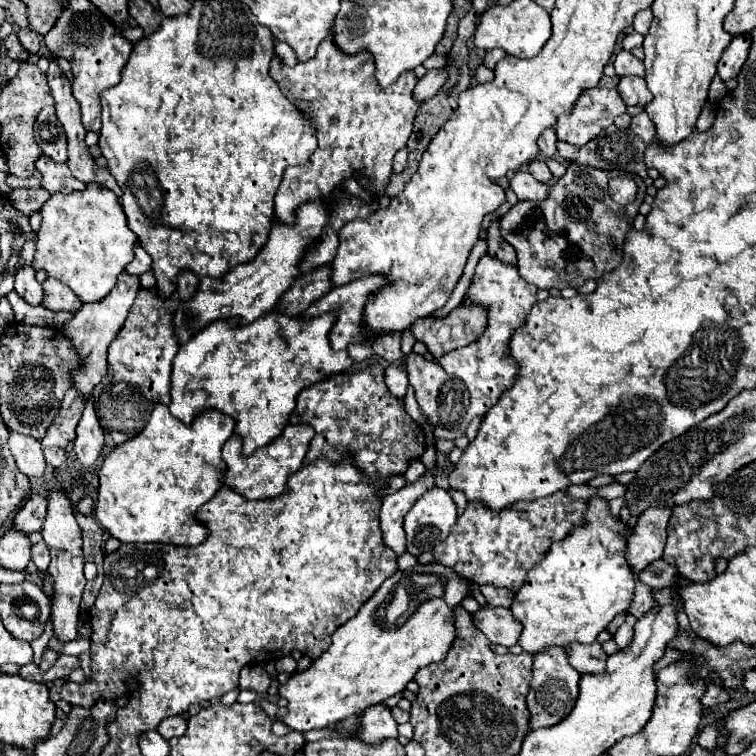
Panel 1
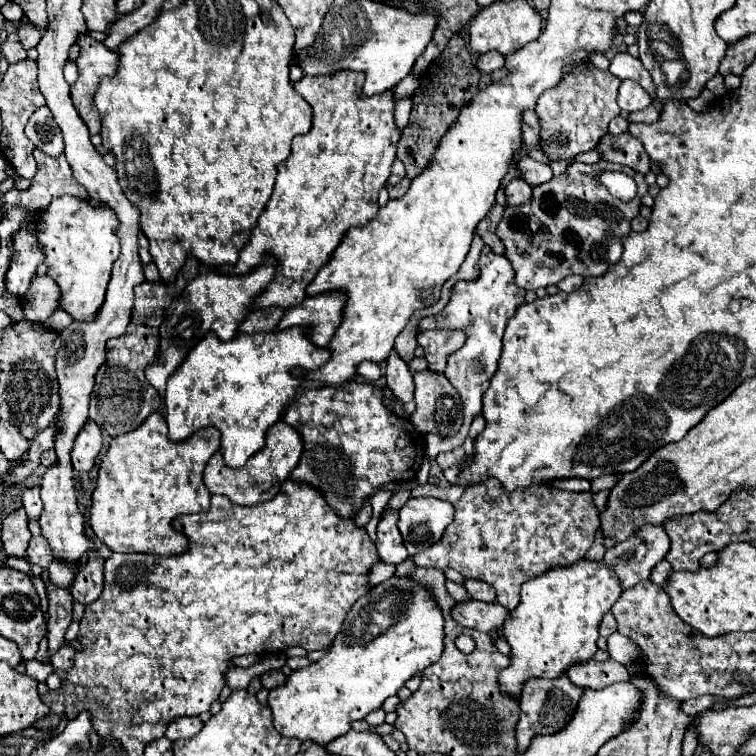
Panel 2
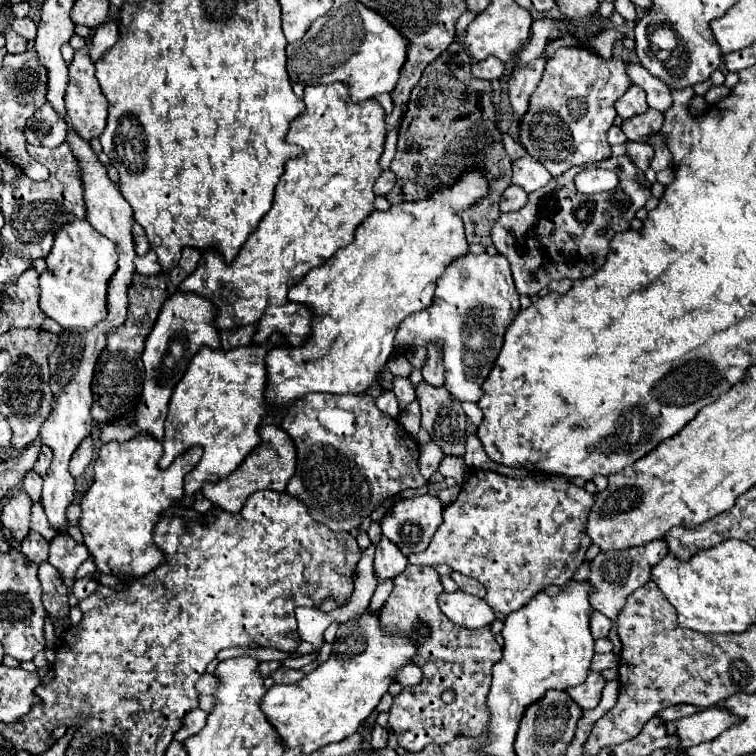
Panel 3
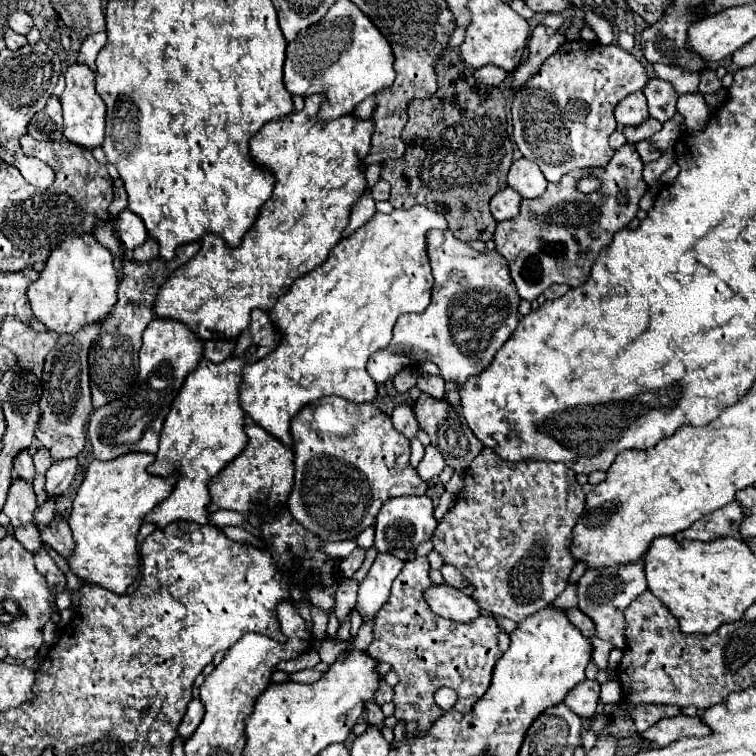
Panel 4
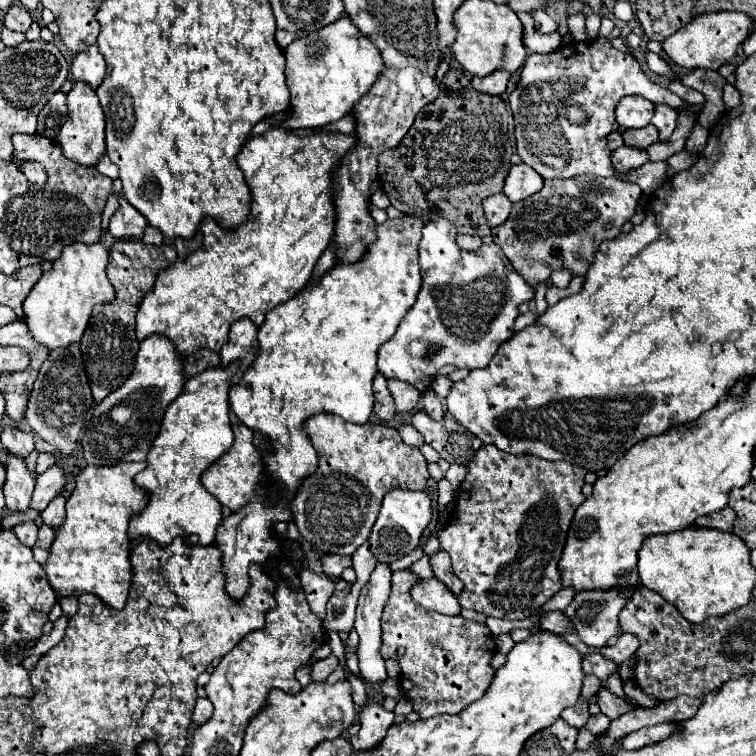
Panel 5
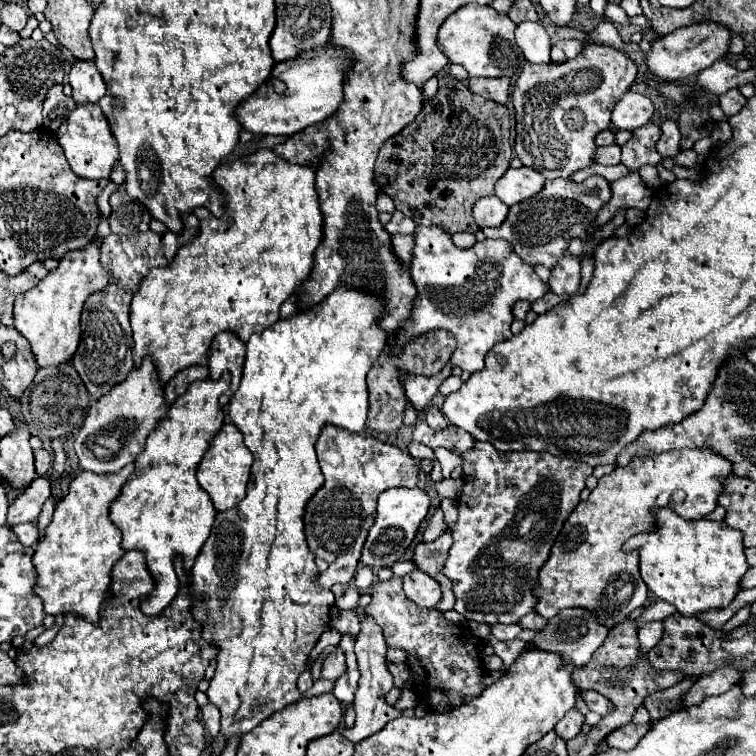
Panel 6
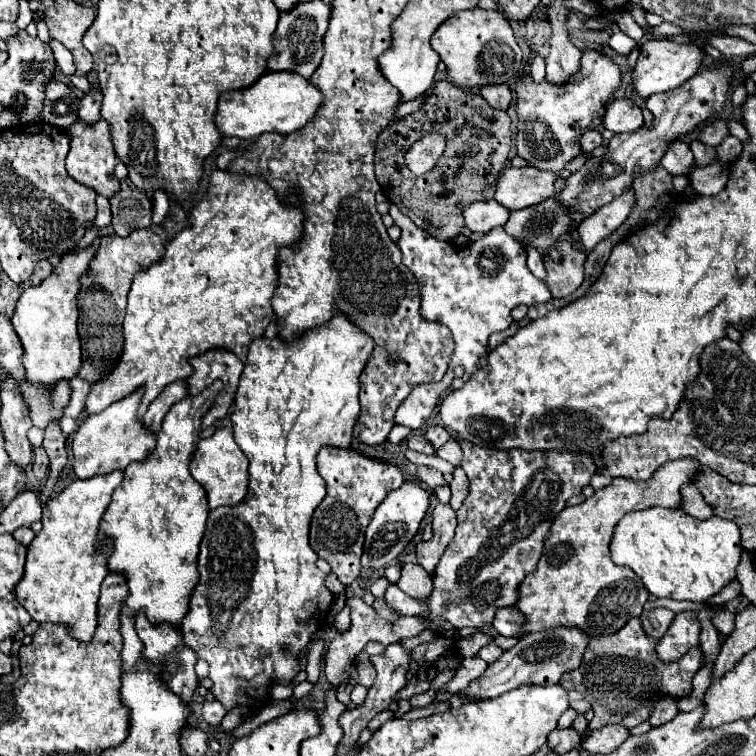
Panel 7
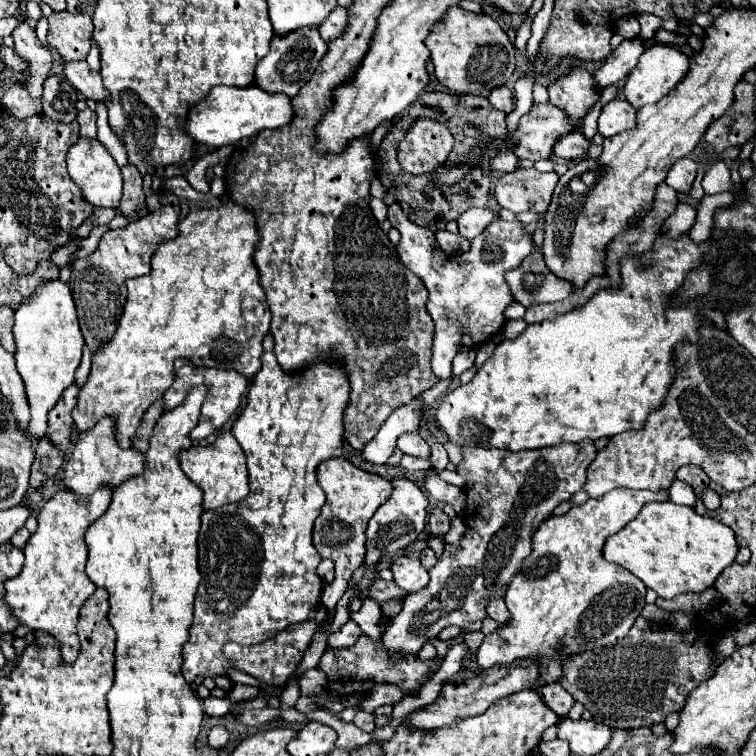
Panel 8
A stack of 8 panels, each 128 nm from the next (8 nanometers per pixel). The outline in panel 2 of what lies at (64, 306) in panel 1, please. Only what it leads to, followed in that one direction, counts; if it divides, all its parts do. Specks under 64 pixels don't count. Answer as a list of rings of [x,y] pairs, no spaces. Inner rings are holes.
[[[34,276],[32,288],[28,288],[28,296],[20,298],[24,318],[38,324],[46,322],[46,318],[58,308],[58,298],[60,288],[50,276]]]

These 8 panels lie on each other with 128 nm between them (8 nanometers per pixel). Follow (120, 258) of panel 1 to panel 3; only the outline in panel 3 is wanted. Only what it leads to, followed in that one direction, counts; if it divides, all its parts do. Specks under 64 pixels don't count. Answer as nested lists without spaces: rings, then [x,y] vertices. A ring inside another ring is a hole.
[[[74,220],[56,232],[54,246],[46,256],[46,270],[40,274],[40,308],[62,328],[92,328],[106,316],[106,288],[116,272],[116,246],[98,234],[88,220]]]

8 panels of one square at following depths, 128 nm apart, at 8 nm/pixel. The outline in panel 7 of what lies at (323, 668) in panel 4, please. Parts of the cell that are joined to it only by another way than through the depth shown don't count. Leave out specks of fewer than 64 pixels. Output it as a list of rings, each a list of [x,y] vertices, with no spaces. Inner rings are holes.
[[[358,596],[348,598],[348,606],[352,608],[352,614],[350,614],[352,624],[350,624],[350,628],[348,628],[346,632],[336,634],[336,636],[330,640],[330,644],[328,644],[328,648],[326,648],[326,654],[324,654],[324,674],[326,674],[326,680],[328,680],[332,686],[340,686],[340,684],[348,682],[348,670],[350,670],[354,658],[356,658],[356,656],[360,654],[360,650],[366,646],[366,642],[378,640],[378,642],[382,642],[384,646],[388,646],[388,644],[398,642],[400,638],[418,636],[418,634],[420,634],[422,630],[426,630],[426,628],[436,630],[436,626],[434,626],[432,622],[424,622],[420,616],[402,616],[400,620],[396,620],[396,624],[392,624],[390,620],[384,620],[384,618],[376,616],[376,610],[374,610],[372,606],[368,606],[368,604],[366,604],[362,598],[358,598]]]

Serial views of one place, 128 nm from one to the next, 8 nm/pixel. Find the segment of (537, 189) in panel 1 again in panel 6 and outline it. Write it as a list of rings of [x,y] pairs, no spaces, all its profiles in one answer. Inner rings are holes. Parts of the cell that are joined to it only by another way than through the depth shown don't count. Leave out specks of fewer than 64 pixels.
[[[496,196],[480,198],[472,208],[472,216],[480,228],[500,226],[508,216],[508,206],[504,206]]]

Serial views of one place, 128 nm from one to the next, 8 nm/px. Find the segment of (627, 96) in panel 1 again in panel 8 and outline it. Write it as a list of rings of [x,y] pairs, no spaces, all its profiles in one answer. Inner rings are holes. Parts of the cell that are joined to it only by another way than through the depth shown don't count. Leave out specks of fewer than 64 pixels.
[[[614,98],[602,106],[598,116],[598,134],[604,138],[630,130],[636,124],[636,110],[622,98]]]

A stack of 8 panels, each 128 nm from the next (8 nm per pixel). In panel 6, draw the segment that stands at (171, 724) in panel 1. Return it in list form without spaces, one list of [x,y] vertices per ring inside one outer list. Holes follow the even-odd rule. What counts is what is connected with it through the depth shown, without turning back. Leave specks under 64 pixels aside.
[[[206,704],[202,708],[202,722],[206,726],[206,732],[216,738],[220,732],[220,710],[214,704]]]

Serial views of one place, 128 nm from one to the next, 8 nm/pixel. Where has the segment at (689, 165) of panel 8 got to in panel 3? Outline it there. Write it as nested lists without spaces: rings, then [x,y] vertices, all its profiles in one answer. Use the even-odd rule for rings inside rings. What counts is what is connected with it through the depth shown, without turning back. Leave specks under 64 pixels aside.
[[[628,64],[628,76],[632,78],[632,82],[636,86],[640,86],[646,94],[648,94],[648,106],[658,110],[658,112],[666,112],[672,106],[672,94],[670,88],[656,76],[648,74],[646,68],[642,68],[640,64]]]

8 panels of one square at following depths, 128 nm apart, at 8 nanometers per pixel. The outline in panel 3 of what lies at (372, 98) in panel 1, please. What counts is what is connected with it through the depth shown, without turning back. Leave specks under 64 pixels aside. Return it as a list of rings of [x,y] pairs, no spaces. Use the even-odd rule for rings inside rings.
[[[334,82],[328,86],[306,86],[304,104],[306,104],[306,110],[292,120],[286,134],[286,142],[298,144],[302,148],[302,154],[286,162],[284,174],[276,186],[272,208],[266,212],[258,228],[248,236],[248,240],[244,242],[244,246],[240,248],[240,252],[230,264],[226,264],[216,250],[212,248],[204,250],[196,270],[178,286],[178,292],[184,292],[184,294],[192,292],[208,298],[218,310],[216,318],[230,320],[230,326],[224,326],[218,330],[256,324],[262,318],[266,306],[286,304],[288,290],[298,280],[302,280],[302,276],[310,268],[324,264],[338,248],[352,244],[356,226],[374,210],[372,186],[382,172],[378,166],[378,158],[384,152],[384,140],[386,140],[386,130],[384,130],[386,114],[382,106],[376,104],[376,100],[366,100],[358,104],[350,102],[348,88],[340,82]]]

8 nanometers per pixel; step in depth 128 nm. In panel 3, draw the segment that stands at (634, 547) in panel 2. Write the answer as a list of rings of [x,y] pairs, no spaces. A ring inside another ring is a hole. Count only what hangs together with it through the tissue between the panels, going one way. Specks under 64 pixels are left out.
[[[652,540],[650,544],[646,546],[640,546],[640,548],[626,548],[626,550],[614,550],[614,552],[600,552],[596,558],[594,558],[594,566],[590,564],[590,576],[588,576],[588,582],[592,582],[592,592],[590,592],[590,604],[596,612],[602,612],[604,616],[608,616],[612,620],[612,628],[608,632],[608,638],[610,642],[614,644],[614,654],[618,656],[620,654],[620,638],[618,638],[618,632],[616,632],[616,620],[618,620],[618,614],[620,610],[624,608],[626,604],[626,598],[628,594],[632,594],[634,590],[638,590],[640,586],[644,586],[648,580],[650,580],[650,570],[654,564],[658,564],[662,558],[668,552],[666,548],[666,542],[664,540]]]

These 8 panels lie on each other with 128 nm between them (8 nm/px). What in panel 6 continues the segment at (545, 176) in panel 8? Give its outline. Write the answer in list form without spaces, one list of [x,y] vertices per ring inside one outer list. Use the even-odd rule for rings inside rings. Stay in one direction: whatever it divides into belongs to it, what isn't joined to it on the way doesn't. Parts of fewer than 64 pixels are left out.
[[[622,163],[614,166],[593,164],[577,171],[570,177],[570,179],[577,183],[581,183],[590,176],[600,175],[605,177],[611,183],[614,180],[626,176],[629,173],[630,171],[628,168],[626,168],[626,166],[624,166]],[[526,166],[518,170],[508,168],[508,172],[504,172],[504,176],[496,182],[496,196],[506,206],[512,206],[516,202],[536,196],[544,188],[544,182],[546,178],[532,168],[526,168]]]

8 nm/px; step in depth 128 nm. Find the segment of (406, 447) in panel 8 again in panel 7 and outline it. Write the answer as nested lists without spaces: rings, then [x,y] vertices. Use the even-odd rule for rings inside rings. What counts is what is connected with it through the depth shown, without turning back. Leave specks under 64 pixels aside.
[[[412,434],[406,438],[406,444],[410,450],[416,450],[416,452],[422,452],[422,454],[432,454],[434,448],[432,444],[428,444],[428,440],[422,436],[422,434]]]

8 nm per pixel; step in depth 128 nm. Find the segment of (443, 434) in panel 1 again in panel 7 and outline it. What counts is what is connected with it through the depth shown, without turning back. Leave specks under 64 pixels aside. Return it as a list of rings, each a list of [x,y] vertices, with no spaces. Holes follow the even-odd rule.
[[[394,204],[388,212],[394,224],[402,230],[398,248],[402,250],[402,262],[412,270],[418,280],[422,306],[420,314],[430,322],[440,322],[450,328],[454,338],[454,352],[448,362],[448,372],[438,384],[418,384],[412,394],[396,410],[396,424],[420,430],[430,418],[438,398],[450,388],[454,378],[454,366],[462,364],[466,372],[476,372],[480,356],[488,354],[488,338],[492,332],[502,332],[512,324],[510,310],[518,304],[538,304],[552,300],[548,286],[534,278],[526,266],[526,250],[518,240],[512,240],[504,228],[492,228],[480,240],[468,246],[456,246],[448,240],[436,240],[422,228],[418,228],[408,216],[404,216]]]

